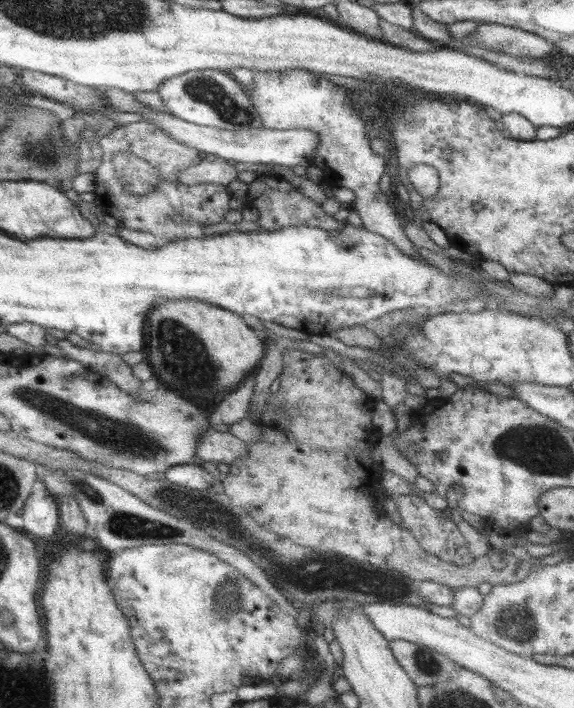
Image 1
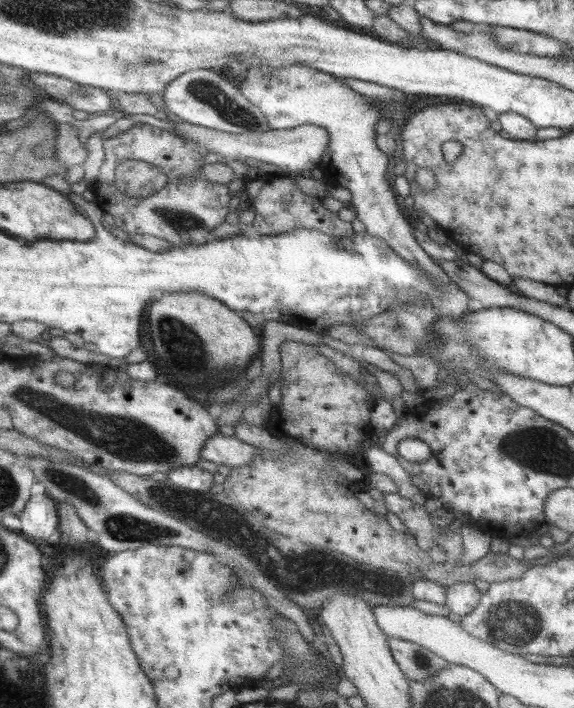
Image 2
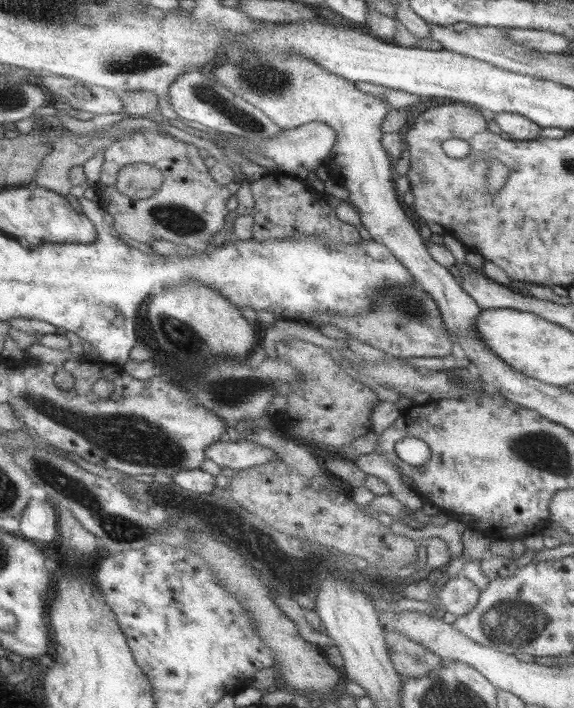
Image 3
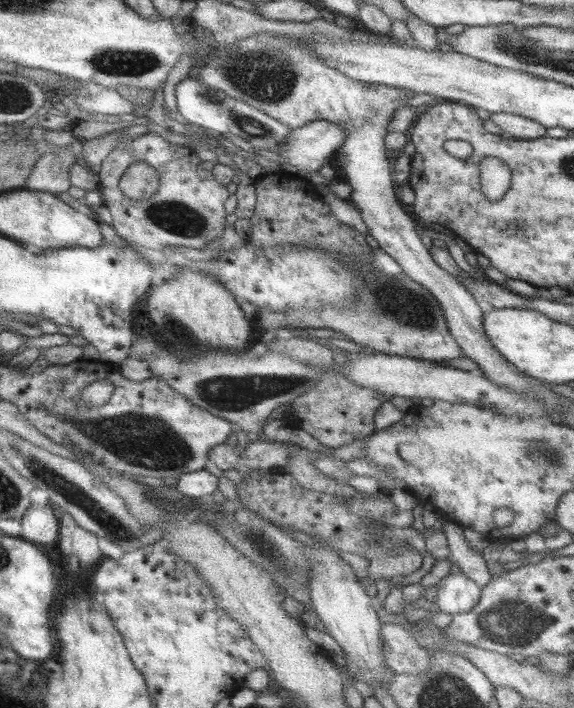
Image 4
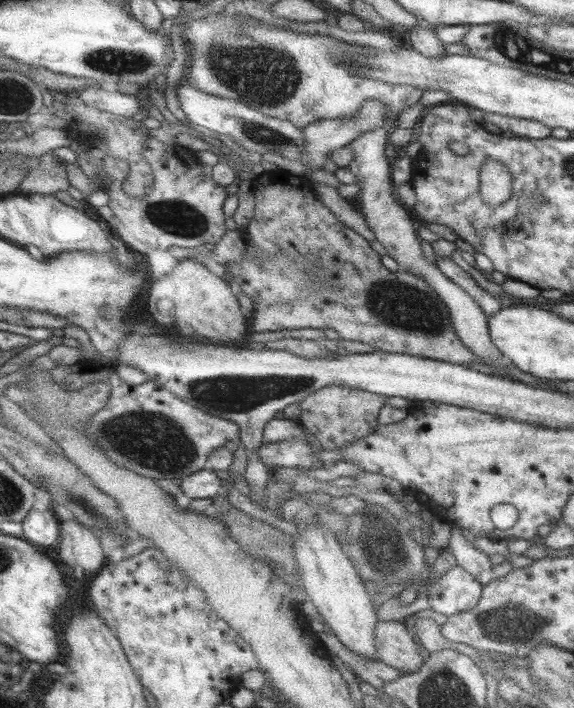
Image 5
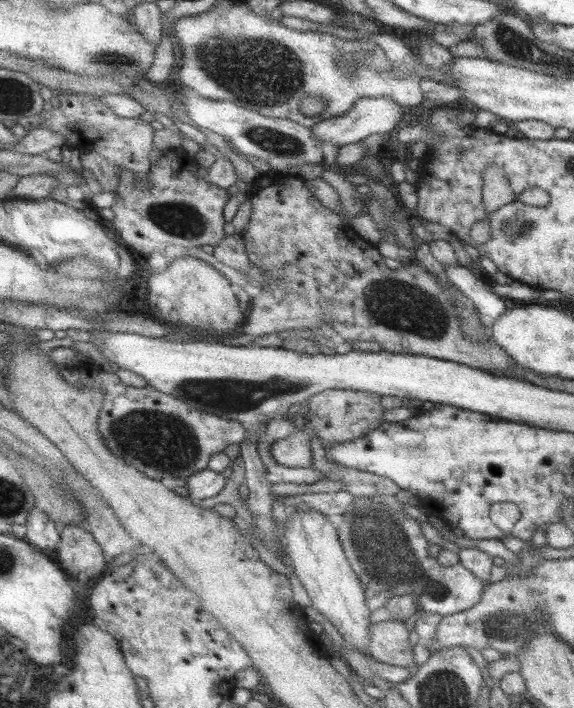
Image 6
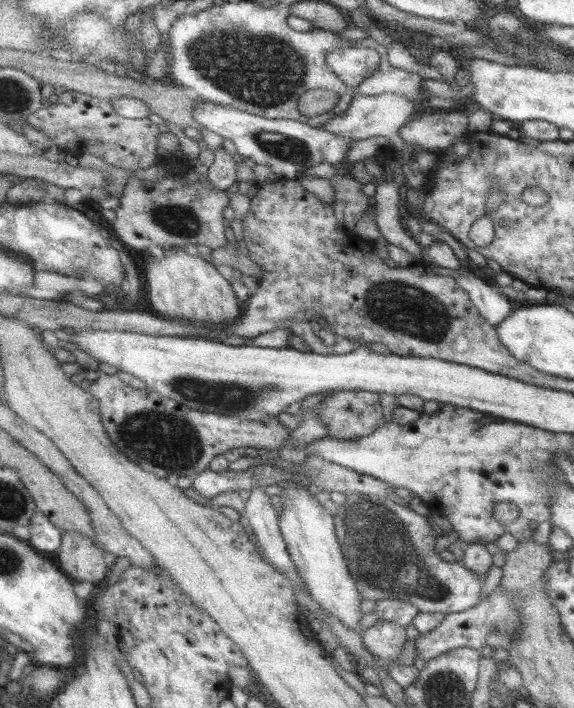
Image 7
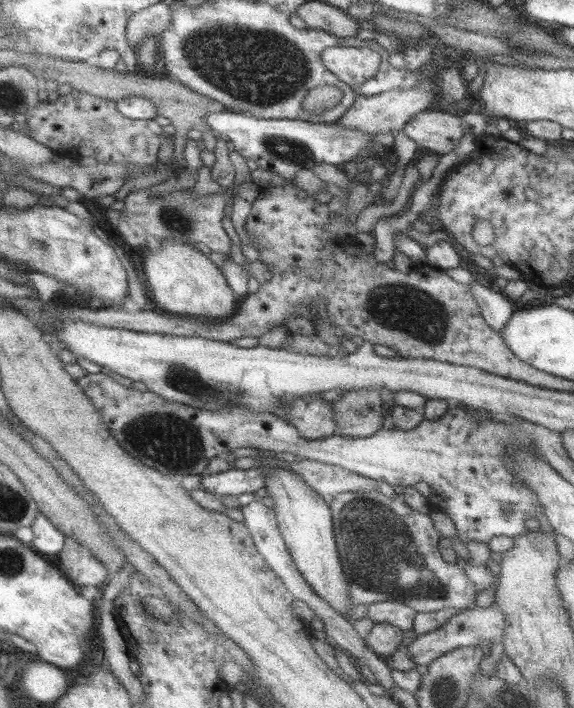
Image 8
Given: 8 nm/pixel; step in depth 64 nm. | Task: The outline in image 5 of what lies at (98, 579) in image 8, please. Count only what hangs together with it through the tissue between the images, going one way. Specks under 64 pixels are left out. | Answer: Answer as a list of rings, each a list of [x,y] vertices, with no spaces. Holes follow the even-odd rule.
[[[75,518],[61,522],[62,538],[59,554],[71,568],[99,572],[108,562],[102,540],[95,530],[83,526]]]

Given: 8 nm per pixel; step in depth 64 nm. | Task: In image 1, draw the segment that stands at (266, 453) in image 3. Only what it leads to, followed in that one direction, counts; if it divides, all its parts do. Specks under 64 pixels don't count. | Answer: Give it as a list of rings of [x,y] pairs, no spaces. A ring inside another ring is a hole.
[[[209,428],[200,436],[197,454],[203,462],[231,464],[231,462],[248,455],[248,444],[231,432],[221,432]]]

